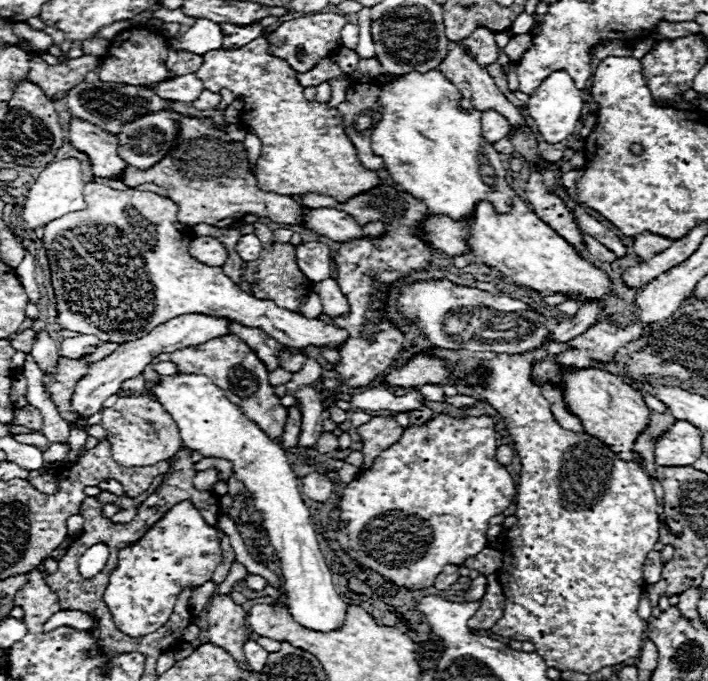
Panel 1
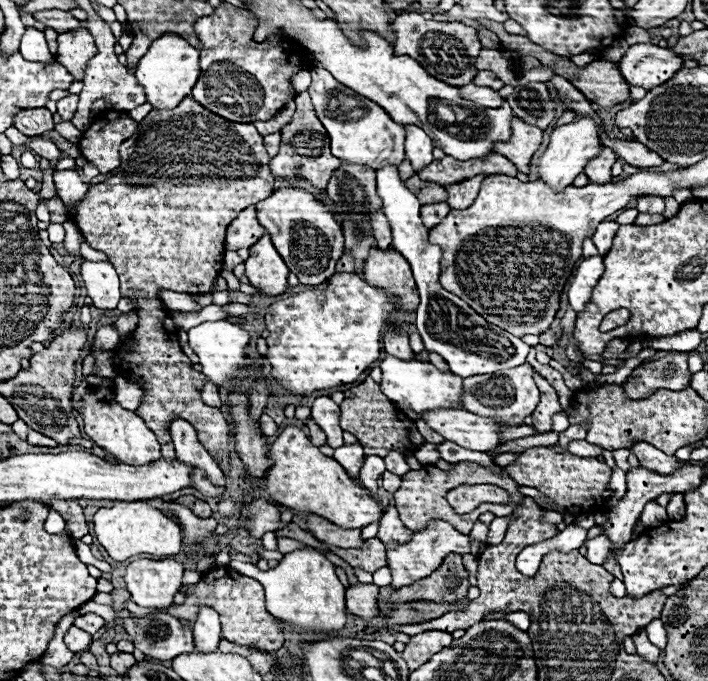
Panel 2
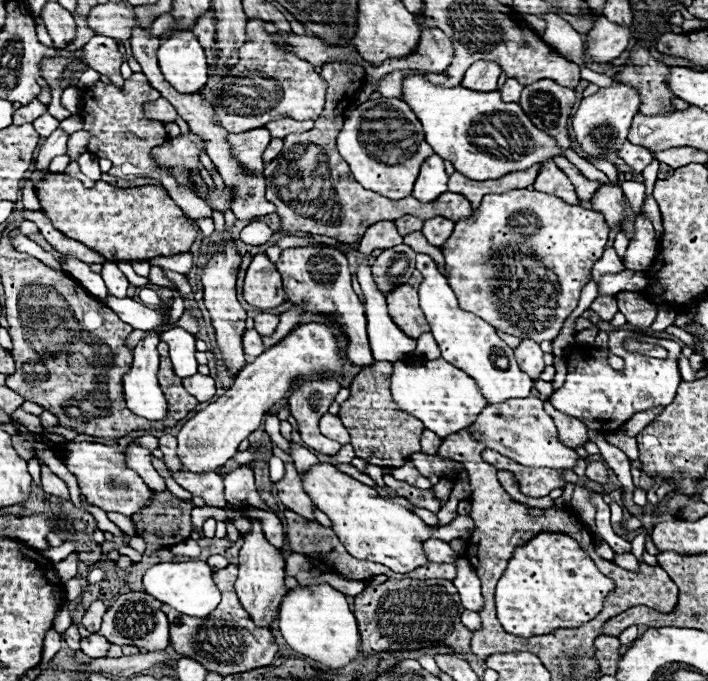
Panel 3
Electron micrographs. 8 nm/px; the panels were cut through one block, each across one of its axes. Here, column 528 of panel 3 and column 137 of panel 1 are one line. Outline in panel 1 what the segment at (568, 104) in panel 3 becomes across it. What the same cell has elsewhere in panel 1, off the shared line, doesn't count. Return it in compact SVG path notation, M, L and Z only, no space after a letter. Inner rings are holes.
M82 82L74 86L66 96L66 108L72 116L92 122L94 126L100 126L102 130L108 130L110 134L118 134L124 122L130 122L132 118L138 118L140 114L152 114L160 110L172 110L172 102L162 100L158 94L152 94L152 90L146 84L140 86L126 86L116 82Z

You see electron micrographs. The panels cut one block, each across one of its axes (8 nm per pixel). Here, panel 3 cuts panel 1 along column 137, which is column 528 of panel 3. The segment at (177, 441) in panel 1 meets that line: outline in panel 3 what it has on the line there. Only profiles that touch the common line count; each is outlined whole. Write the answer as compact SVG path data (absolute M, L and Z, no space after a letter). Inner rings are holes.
M528 396L528 398L510 398L502 404L488 404L476 418L474 424L470 424L470 436L476 440L476 442L482 442L486 448L490 450L496 450L500 452L502 456L522 464L522 466L530 466L530 468L564 468L564 470L570 470L574 464L576 464L576 458L578 454L560 444L558 442L558 436L556 436L556 426L552 422L552 418L544 412L542 408L542 400L540 398L534 398L534 396Z

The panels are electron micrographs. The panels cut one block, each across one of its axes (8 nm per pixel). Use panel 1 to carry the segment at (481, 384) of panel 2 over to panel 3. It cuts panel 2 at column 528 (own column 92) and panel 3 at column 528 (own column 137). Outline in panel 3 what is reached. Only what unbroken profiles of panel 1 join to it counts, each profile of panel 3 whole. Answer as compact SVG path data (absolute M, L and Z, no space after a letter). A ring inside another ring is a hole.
M522 340L522 344L514 350L516 352L516 360L522 372L526 372L530 378L538 378L540 372L544 370L544 360L542 360L542 350L540 344L530 342L530 340Z

